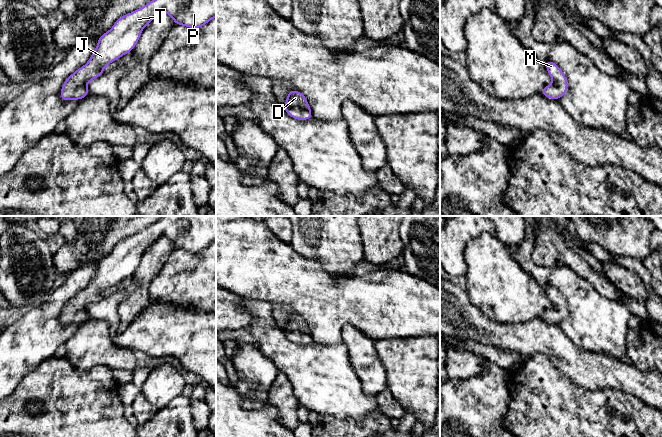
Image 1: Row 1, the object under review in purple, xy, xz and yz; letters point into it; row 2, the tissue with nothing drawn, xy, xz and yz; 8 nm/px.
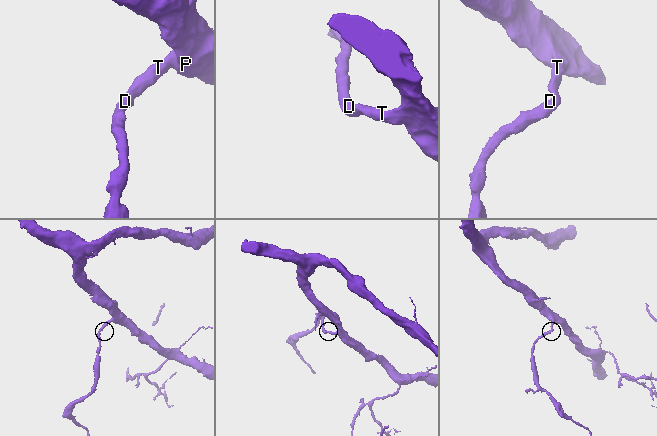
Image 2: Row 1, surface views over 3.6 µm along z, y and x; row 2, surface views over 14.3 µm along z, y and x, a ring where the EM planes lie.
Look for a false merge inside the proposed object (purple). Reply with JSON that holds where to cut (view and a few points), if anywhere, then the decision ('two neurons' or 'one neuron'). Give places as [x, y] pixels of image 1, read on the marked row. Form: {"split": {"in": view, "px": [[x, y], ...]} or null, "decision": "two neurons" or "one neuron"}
{"split": null, "decision": "one neuron"}

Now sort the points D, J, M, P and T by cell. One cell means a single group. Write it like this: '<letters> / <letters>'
D J M P T

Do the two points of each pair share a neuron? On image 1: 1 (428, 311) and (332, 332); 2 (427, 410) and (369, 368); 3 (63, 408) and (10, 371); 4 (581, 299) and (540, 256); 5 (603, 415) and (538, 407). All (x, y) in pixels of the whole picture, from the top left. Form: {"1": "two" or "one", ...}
{"1": "one", "2": "two", "3": "two", "4": "two", "5": "one"}

